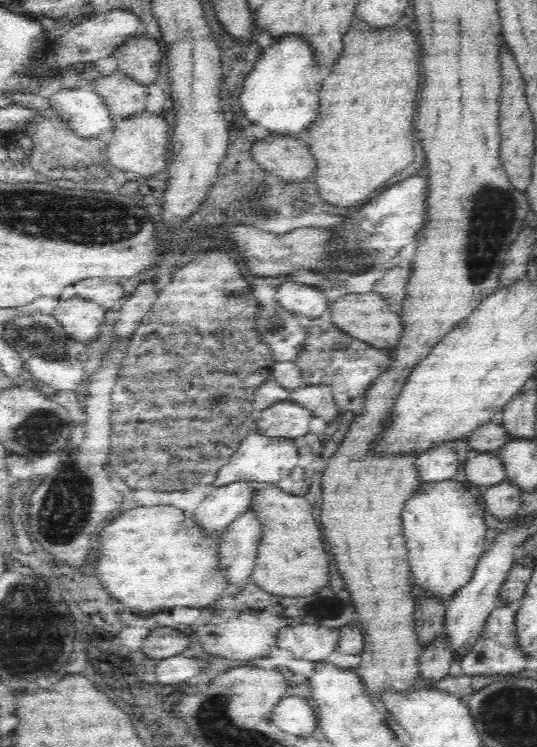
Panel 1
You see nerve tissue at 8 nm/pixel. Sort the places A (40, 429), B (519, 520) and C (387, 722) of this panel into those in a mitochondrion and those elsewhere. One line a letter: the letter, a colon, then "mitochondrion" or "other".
A: mitochondrion
B: other
C: other

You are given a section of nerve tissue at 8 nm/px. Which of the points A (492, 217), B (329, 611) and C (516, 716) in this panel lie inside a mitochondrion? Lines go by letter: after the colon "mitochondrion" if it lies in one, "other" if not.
A: mitochondrion
B: mitochondrion
C: mitochondrion

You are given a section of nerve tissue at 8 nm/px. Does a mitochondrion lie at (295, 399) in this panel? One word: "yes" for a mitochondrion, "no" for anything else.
no

